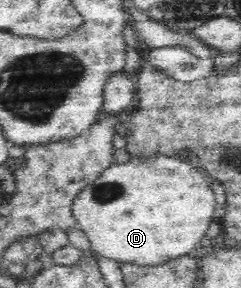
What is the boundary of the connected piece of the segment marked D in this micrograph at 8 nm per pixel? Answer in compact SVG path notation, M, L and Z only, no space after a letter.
M169 156L129 159L123 164L111 164L75 197L72 215L76 227L83 230L91 242L90 253L118 263L154 267L178 256L188 255L202 244L204 235L215 214L215 195L209 182L191 164Z

